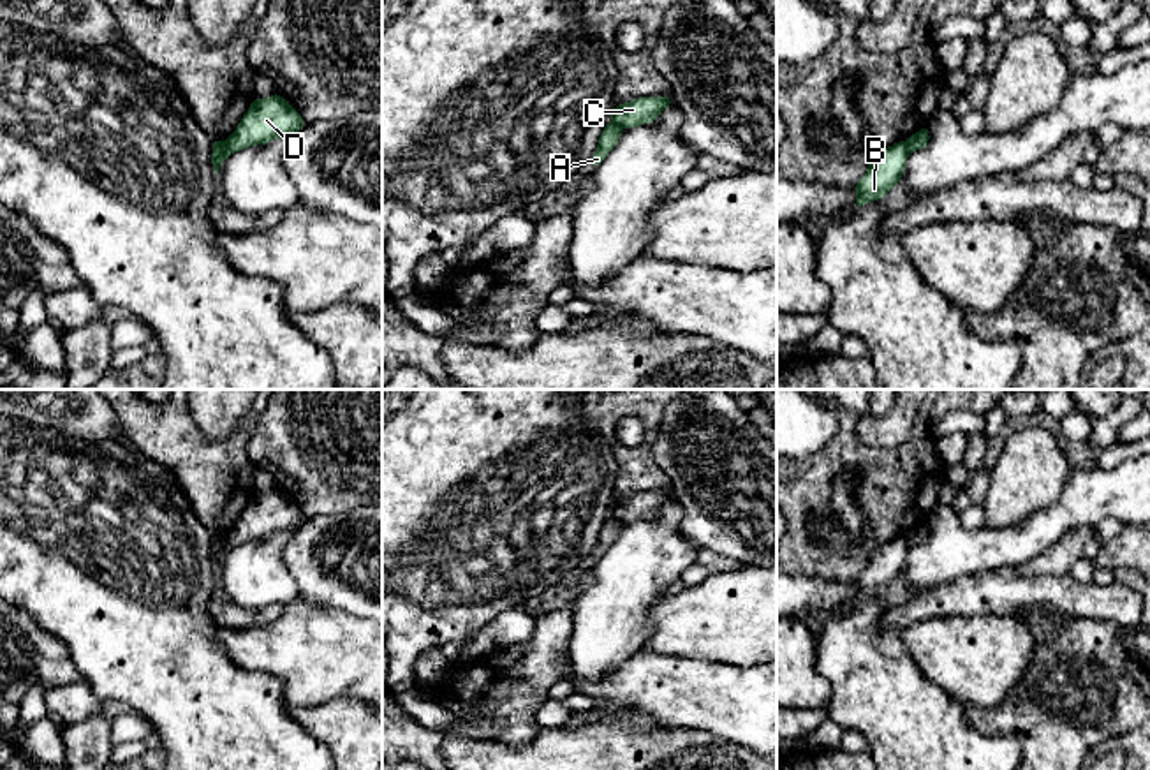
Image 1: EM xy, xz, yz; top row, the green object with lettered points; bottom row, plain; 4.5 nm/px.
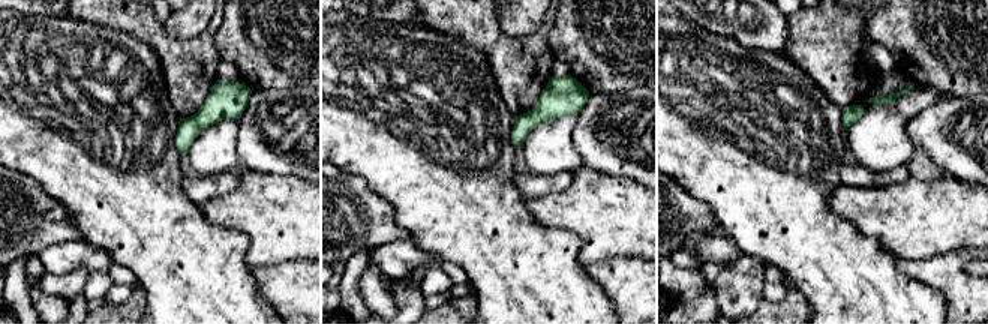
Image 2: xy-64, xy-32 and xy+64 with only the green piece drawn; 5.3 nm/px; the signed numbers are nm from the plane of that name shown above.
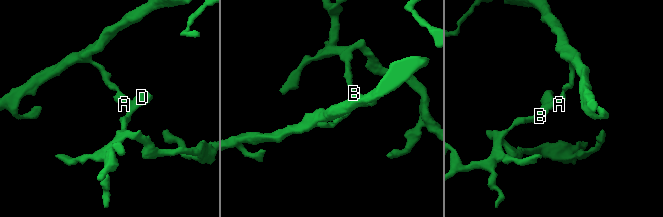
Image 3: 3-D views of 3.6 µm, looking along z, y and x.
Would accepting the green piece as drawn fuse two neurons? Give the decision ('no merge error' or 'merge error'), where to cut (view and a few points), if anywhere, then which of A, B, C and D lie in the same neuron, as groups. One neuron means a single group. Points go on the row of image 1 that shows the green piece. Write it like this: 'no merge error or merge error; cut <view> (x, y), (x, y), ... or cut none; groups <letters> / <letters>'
merge error; cut yz (904, 141), (907, 154); groups A / B C D

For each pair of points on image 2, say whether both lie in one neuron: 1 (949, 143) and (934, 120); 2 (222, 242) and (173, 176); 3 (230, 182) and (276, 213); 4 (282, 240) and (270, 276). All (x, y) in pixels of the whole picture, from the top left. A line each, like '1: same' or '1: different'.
1: same
2: same
3: different
4: different

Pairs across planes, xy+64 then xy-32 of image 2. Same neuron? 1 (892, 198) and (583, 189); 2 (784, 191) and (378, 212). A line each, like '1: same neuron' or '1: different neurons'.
1: same neuron
2: different neurons

